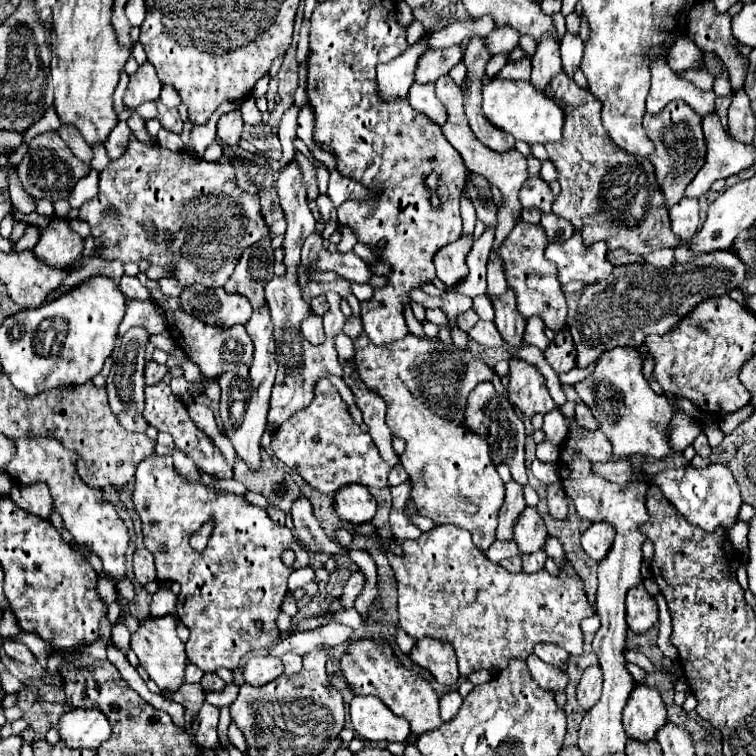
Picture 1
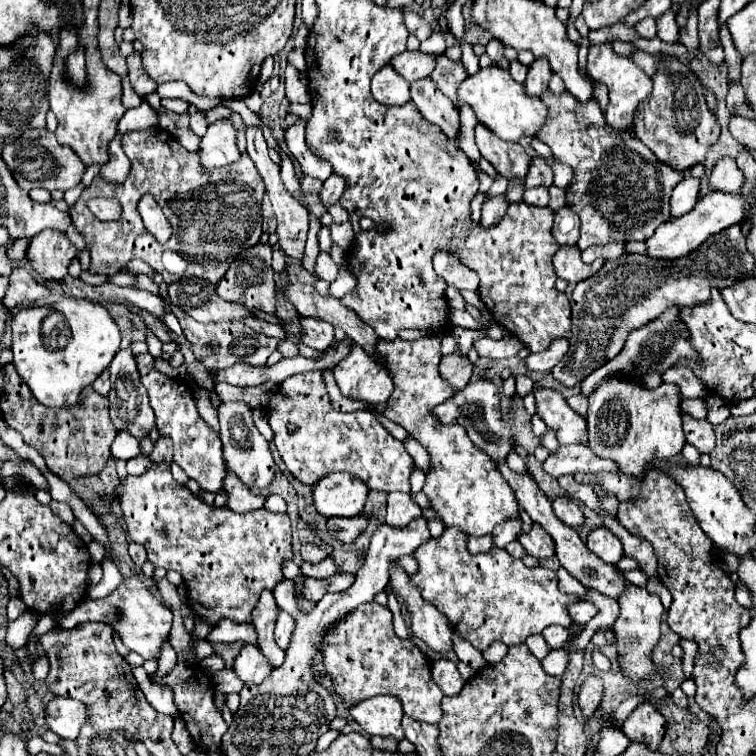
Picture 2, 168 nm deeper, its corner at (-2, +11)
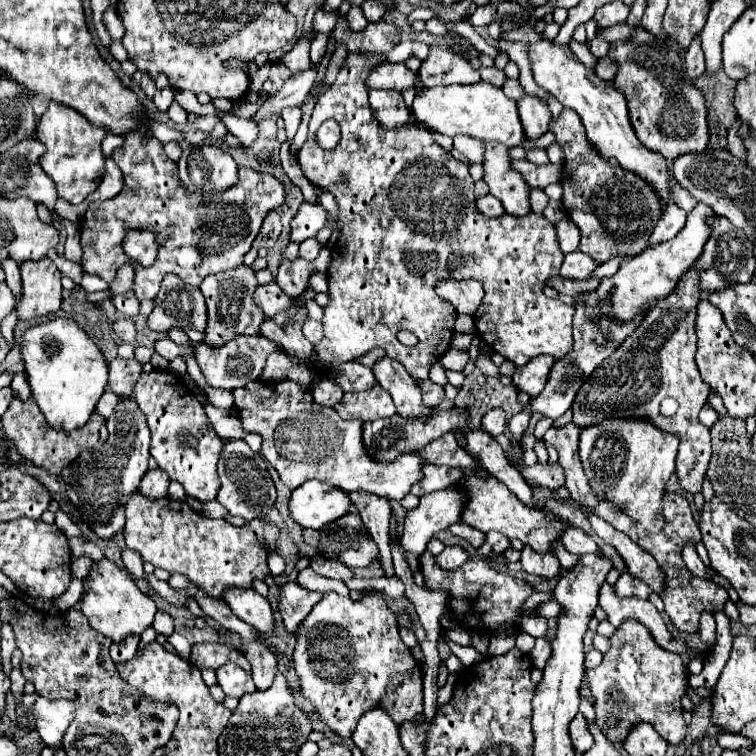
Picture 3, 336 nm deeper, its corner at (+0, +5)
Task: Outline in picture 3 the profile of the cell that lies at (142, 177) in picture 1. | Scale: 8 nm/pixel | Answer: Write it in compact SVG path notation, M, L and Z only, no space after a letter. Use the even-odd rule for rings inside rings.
M127 135L125 145L115 149L111 157L123 159L125 185L115 199L107 201L105 217L91 215L91 207L87 209L81 221L81 265L85 273L111 283L115 271L123 263L133 265L123 251L123 235L133 229L155 233L161 241L155 263L151 267L135 267L137 275L133 291L139 299L153 299L159 293L161 281L169 273L175 273L185 283L199 287L207 275L239 267L245 253L251 249L267 211L285 201L285 191L279 179L249 167L243 167L243 177L235 187L219 191L219 197L205 199L203 195L193 195L181 187L177 163L171 161L163 153L163 145L149 135Z

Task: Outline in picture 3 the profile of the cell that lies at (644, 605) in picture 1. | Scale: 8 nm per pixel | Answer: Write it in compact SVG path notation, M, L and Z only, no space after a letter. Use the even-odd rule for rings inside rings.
M625 619L611 637L611 649L599 667L587 671L591 693L595 697L597 727L615 743L623 741L629 729L641 721L651 723L669 743L681 743L687 725L681 717L681 697L685 695L685 667L679 655L665 651L655 643L651 631L635 619Z

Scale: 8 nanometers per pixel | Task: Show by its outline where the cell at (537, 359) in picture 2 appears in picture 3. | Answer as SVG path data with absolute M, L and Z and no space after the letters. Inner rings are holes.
M539 355L539 357L531 359L527 365L517 367L517 371L513 375L517 389L529 393L531 397L539 395L547 383L547 375L549 375L553 363L555 363L553 355Z

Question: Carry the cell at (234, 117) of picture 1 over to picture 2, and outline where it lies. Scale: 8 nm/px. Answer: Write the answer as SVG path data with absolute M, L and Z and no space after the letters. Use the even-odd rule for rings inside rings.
M221 119L209 125L207 133L201 137L199 161L205 169L221 169L225 165L235 163L241 157L237 143L235 143L235 127Z

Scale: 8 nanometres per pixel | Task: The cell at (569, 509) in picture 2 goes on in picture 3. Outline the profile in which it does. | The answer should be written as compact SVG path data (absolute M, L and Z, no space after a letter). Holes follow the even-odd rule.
M571 525L567 527L567 531L563 531L563 545L567 551L575 553L575 555L585 555L585 553L599 553L599 547L595 545L595 541L579 527Z

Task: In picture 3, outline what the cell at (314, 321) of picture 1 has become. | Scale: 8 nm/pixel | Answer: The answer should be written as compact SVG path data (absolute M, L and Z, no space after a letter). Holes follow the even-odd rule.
M309 319L305 321L303 325L303 335L315 345L323 339L323 327L321 327L321 321L315 321L315 319Z

